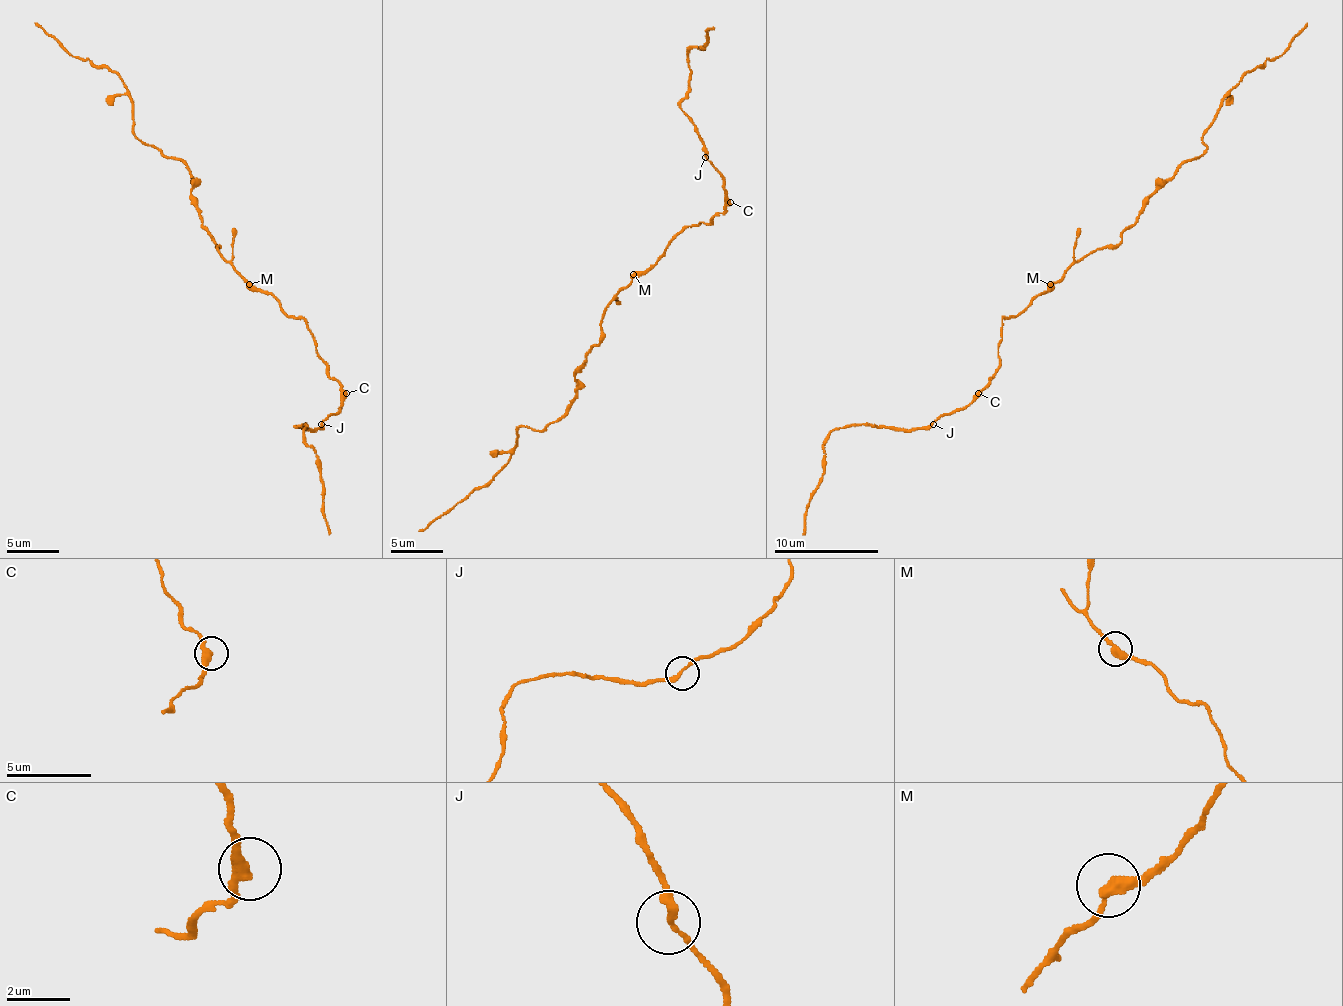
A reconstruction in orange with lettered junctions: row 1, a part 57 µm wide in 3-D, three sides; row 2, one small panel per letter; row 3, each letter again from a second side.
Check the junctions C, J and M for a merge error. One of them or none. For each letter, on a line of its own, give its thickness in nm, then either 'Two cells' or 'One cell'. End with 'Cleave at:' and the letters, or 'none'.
C: Thickness 320 nm. One cell
J: Thickness 220 nm. One cell
M: Thickness 320 nm. One cell
Cleave at: none

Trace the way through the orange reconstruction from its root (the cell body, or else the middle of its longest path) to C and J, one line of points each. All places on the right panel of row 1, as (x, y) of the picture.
C: (1051, 286), (1040, 292), (1017, 315), (1001, 320), (998, 370), (978, 393)
J: (1051, 286), (1040, 292), (1017, 315), (1001, 320), (998, 370), (988, 385), (970, 404), (944, 414), (933, 424)

